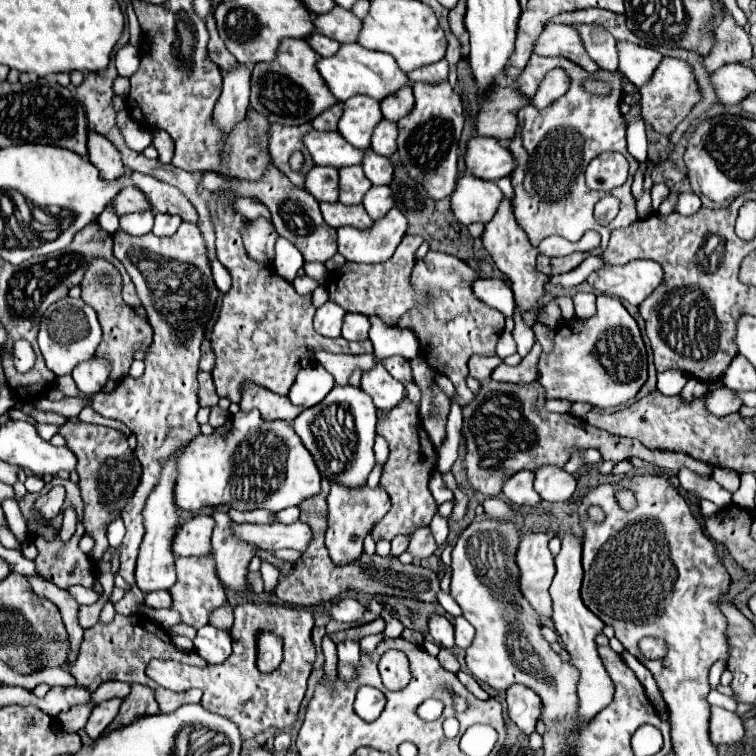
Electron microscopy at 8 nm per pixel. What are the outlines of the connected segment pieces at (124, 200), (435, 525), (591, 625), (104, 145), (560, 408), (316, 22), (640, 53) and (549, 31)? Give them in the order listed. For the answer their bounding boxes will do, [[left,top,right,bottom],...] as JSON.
[[111,184,149,216],[429,513,449,546],[551,536,615,724],[87,134,127,180],[543,400,571,412],[311,8,361,42],[617,42,661,88],[533,24,597,74]]

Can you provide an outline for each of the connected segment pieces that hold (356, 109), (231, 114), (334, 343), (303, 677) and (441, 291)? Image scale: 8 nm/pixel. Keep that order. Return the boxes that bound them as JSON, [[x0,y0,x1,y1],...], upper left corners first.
[[339,96,381,148],[213,66,249,130],[207,190,373,404],[199,604,315,738],[401,252,505,406]]

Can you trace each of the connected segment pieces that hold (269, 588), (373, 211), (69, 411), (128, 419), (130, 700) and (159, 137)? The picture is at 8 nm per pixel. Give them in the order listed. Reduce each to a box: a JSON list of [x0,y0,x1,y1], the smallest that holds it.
[[261,562,279,594],[363,186,393,220],[35,398,85,418],[89,224,217,586],[107,684,159,732],[151,128,173,164]]

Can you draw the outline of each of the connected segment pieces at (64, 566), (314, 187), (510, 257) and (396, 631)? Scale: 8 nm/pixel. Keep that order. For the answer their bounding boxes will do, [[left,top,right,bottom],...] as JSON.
[[33,478,95,588],[305,166,339,202],[481,198,547,312],[381,604,403,640]]

